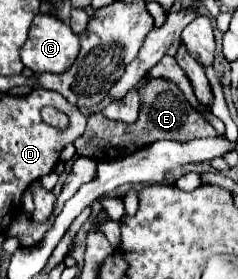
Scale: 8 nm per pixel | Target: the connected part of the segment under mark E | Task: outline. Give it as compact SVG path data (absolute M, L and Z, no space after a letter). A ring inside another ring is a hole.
M152 78L150 82L142 84L138 88L140 92L140 114L138 120L134 124L118 124L118 122L104 122L102 112L92 112L88 116L88 126L86 132L74 142L78 156L88 156L96 162L102 160L116 160L122 158L134 150L144 148L146 144L152 144L154 140L178 140L178 142L186 142L192 138L208 138L208 136L216 136L218 132L212 128L212 124L208 120L204 120L204 116L200 116L190 104L188 100L182 96L180 88L164 78Z

